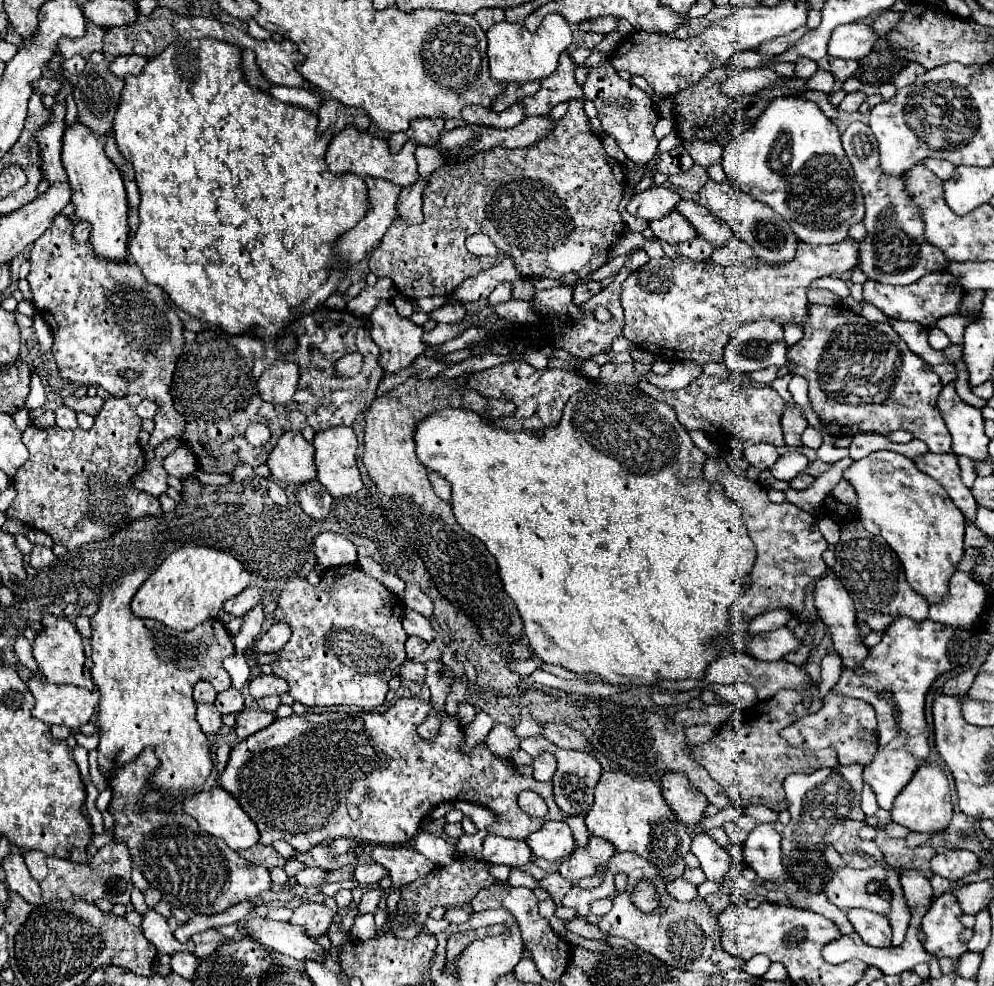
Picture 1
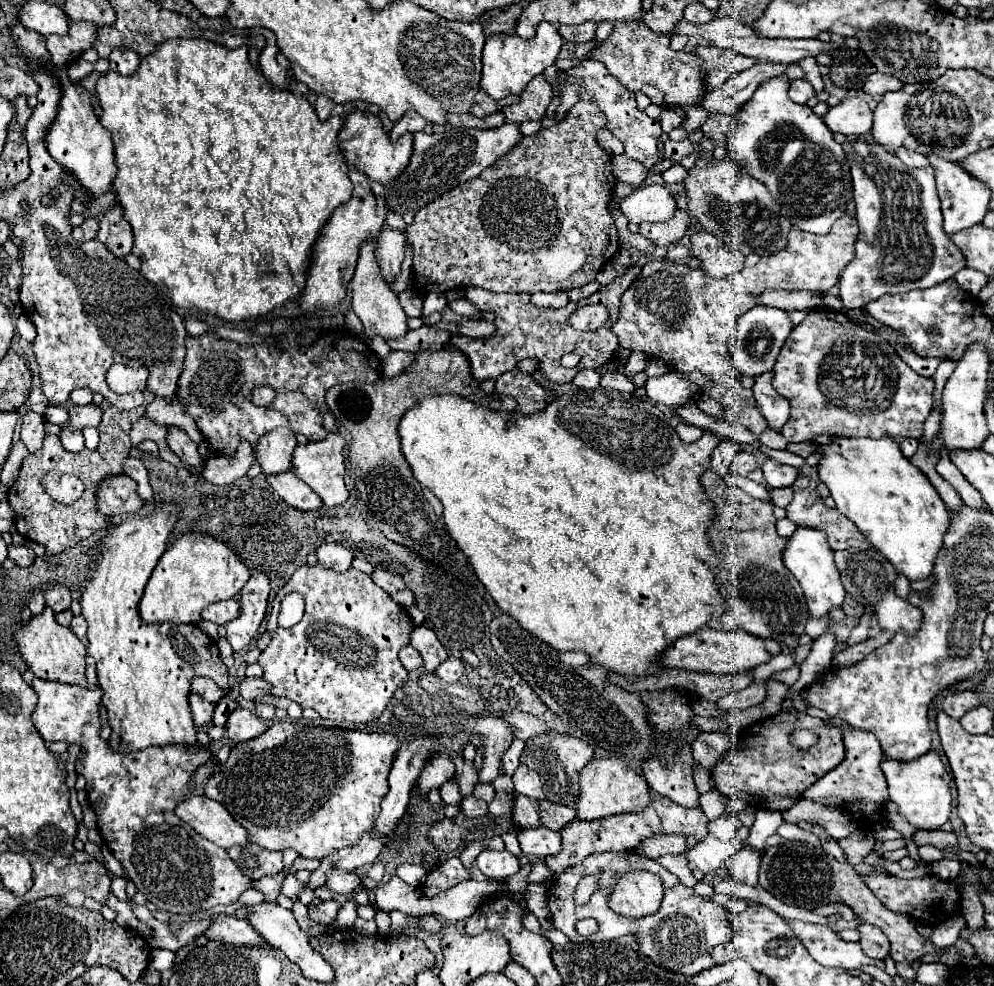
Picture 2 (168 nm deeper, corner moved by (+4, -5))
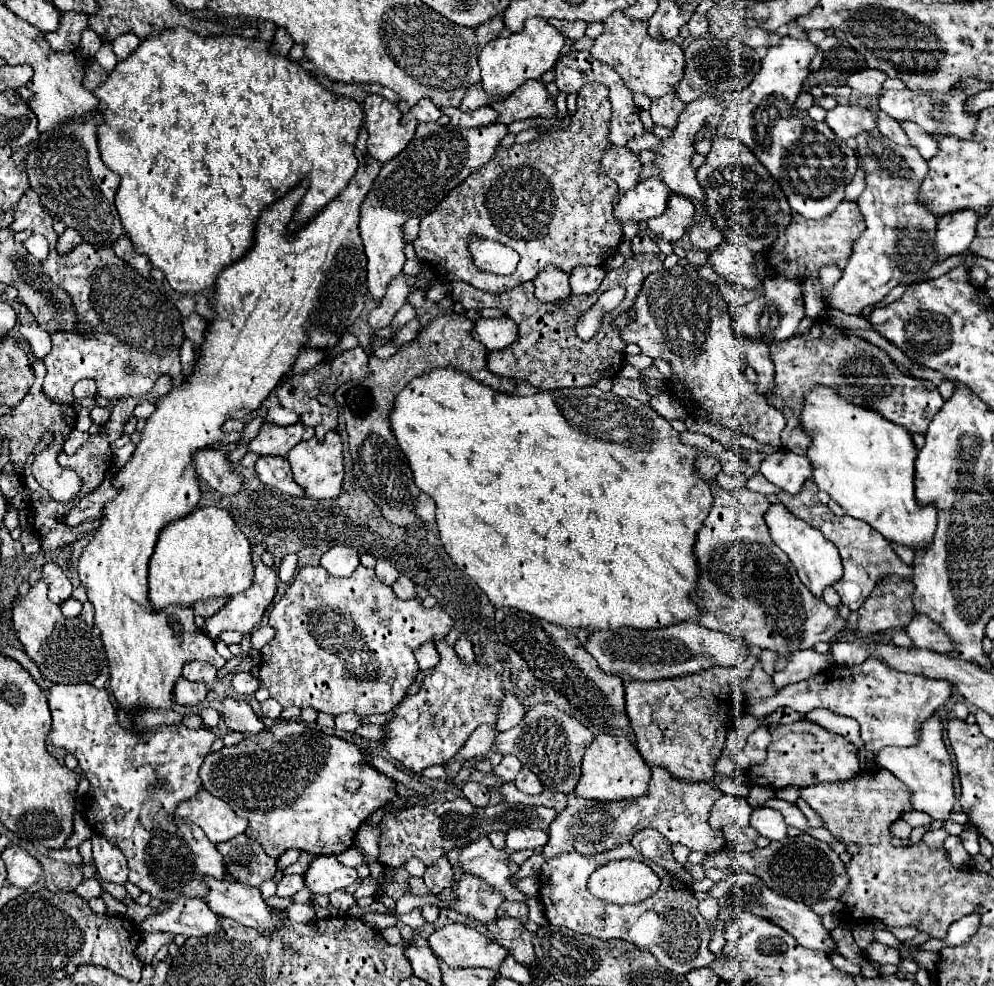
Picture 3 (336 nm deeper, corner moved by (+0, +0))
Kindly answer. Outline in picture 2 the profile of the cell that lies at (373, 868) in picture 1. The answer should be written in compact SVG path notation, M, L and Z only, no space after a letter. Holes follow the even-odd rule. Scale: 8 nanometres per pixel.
M333 871L327 879L327 887L335 893L347 895L353 893L353 889L357 889L361 883L361 877L357 873L341 873L341 871Z

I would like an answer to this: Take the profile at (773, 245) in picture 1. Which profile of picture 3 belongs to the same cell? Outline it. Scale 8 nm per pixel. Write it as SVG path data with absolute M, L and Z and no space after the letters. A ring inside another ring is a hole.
M715 136L711 140L711 152L707 154L705 164L697 170L697 180L707 194L705 206L715 220L715 226L729 242L745 244L755 254L769 250L779 232L791 222L791 208L781 186L737 138Z

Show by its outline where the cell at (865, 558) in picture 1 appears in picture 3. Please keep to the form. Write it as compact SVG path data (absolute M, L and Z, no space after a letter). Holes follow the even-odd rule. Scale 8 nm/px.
M915 614L905 632L909 634L909 638L917 648L929 648L939 654L953 652L953 642L949 640L949 636L925 614Z

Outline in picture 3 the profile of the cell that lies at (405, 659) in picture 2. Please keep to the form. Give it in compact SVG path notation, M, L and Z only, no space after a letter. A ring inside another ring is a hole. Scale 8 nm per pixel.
M425 642L425 644L421 644L421 648L415 650L415 658L417 658L417 664L421 670L429 670L439 662L439 652L433 642Z

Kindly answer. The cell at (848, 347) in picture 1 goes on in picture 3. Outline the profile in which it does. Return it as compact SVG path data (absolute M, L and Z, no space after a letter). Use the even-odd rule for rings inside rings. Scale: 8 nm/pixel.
M815 320L813 328L803 336L789 338L785 342L769 344L771 360L775 366L775 388L765 394L767 402L781 410L787 426L781 432L783 448L805 454L809 438L799 428L799 414L803 408L803 394L817 384L835 388L843 398L879 412L887 420L905 426L911 434L927 432L931 418L941 410L943 398L935 392L935 386L927 380L915 380L901 374L891 358L873 344L861 338L847 336L841 328L833 326L829 320Z

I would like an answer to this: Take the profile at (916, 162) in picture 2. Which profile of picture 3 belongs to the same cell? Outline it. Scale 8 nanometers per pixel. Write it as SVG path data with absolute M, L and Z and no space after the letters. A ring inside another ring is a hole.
M877 104L869 106L869 110L871 110L871 112L877 116L877 130L879 130L883 136L887 136L889 140L893 140L893 142L897 142L897 144L909 146L909 140L907 140L905 132L899 128L897 120L893 120L891 116L885 116L885 114L881 114L881 112L879 112L879 106L877 106Z

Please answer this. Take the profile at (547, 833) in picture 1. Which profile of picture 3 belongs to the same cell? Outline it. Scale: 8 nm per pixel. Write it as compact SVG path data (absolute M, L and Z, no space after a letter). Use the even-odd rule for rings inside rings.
M513 828L507 832L507 840L505 840L505 846L509 850L525 850L525 848L531 848L531 850L537 850L537 848L543 848L547 844L549 836L545 830L533 830L533 828Z

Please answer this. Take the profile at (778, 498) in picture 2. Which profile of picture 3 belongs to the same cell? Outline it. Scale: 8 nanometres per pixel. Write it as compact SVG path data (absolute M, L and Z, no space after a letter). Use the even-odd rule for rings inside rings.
M757 472L753 478L747 480L747 486L753 490L753 492L759 492L759 494L777 494L779 488L775 488L773 484L769 484L765 480L765 476L761 476L761 472Z

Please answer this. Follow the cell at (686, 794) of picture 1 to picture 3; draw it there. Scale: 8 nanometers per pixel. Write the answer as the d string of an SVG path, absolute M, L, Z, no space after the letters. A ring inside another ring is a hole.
M751 650L739 666L713 666L703 672L655 682L625 682L627 716L645 762L649 766L667 768L679 780L713 780L715 762L724 748L731 724L730 713L736 703L727 696L731 696L731 692L749 678L757 662L759 652Z

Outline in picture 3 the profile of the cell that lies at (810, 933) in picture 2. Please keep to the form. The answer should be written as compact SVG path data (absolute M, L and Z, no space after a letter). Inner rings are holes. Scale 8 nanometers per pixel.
M733 872L731 876L727 876L721 882L717 882L717 886L713 886L707 894L717 898L719 906L721 906L719 920L727 918L727 916L723 916L723 914L727 914L727 908L735 908L737 912L753 912L753 914L757 914L757 916L781 926L785 932L789 932L805 948L823 950L823 952L835 948L835 942L833 942L831 934L823 928L821 918L809 906L805 906L801 902L795 902L795 900L787 900L785 896L779 896L779 894L771 892L771 888L763 880L753 876L753 874Z

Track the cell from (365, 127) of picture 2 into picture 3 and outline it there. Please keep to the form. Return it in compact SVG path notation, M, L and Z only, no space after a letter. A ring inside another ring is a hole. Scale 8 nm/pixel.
M379 94L367 96L363 100L363 108L365 126L369 132L369 154L379 162L393 160L413 138L417 122L403 124L399 108Z

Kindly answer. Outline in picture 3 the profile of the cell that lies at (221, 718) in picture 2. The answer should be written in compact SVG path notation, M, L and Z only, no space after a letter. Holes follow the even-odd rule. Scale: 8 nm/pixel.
M201 708L197 714L201 716L201 720L207 728L215 728L219 722L219 712L215 708Z

